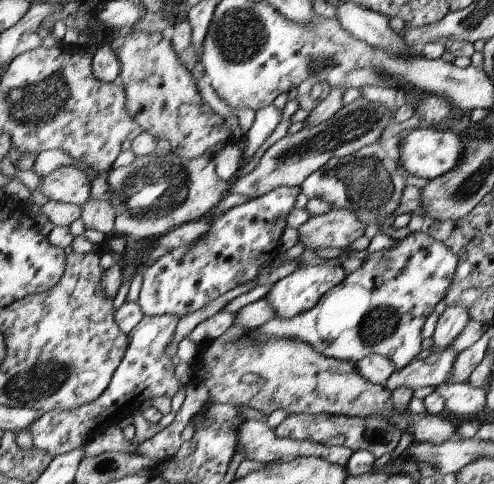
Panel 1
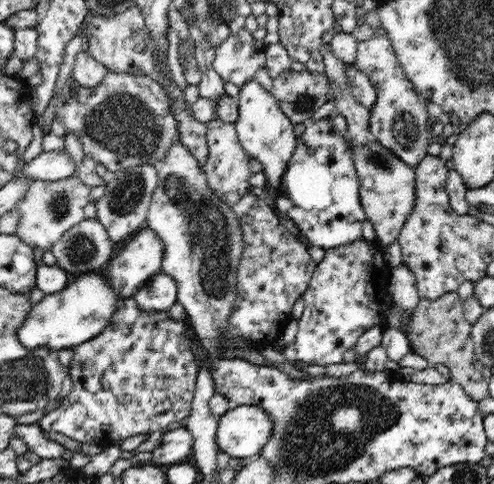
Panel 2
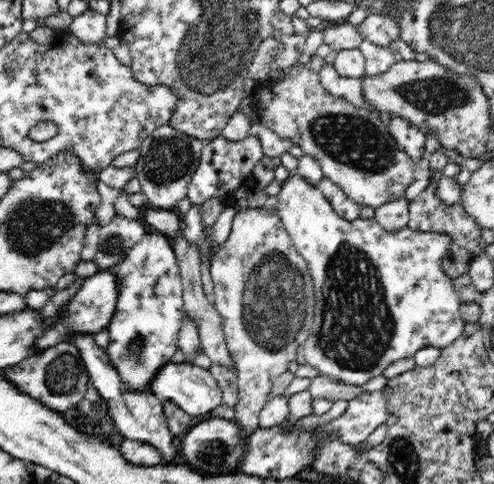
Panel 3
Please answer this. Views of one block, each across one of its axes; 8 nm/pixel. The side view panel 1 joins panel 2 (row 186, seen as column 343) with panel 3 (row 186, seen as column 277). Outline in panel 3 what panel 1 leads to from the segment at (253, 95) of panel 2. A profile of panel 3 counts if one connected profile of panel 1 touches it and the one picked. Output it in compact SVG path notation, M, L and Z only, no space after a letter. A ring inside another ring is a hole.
M290 172L288 174L288 178L282 182L282 188L280 188L280 192L276 196L278 196L276 210L278 210L280 218L282 218L282 226L284 226L286 234L290 236L290 240L294 242L296 250L308 262L308 270L310 270L310 276L312 276L312 282L314 282L314 290L316 290L316 318L314 318L312 332L304 340L304 346L302 346L306 364L318 368L324 376L330 376L336 382L350 384L350 386L356 386L356 384L362 386L368 380L372 380L376 376L382 376L382 370L388 368L390 362L394 362L398 358L414 356L416 350L420 350L420 348L434 346L436 350L444 350L444 348L448 348L454 340L458 340L464 334L466 320L462 320L462 314L460 314L460 306L462 306L460 296L456 292L454 280L450 276L446 276L446 272L442 270L442 262L444 262L444 258L448 256L448 252L452 248L452 240L454 240L452 234L448 234L448 232L418 232L418 230L410 230L410 228L400 228L400 230L390 230L388 232L374 218L372 220L356 218L356 220L350 222L350 220L342 218L340 214L336 214L336 210L332 208L332 204L328 202L328 198L322 194L322 190L318 188L318 184L314 186L312 182L308 182L306 178L302 178L298 172Z

